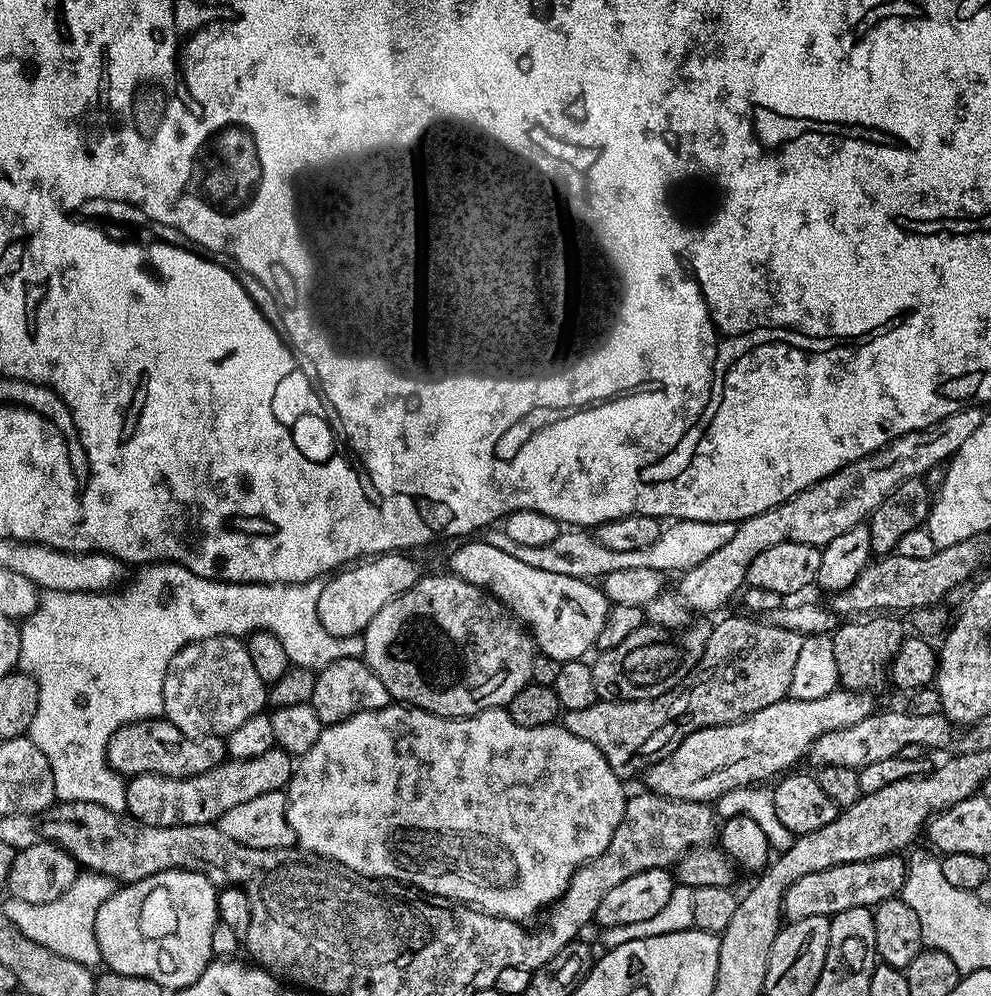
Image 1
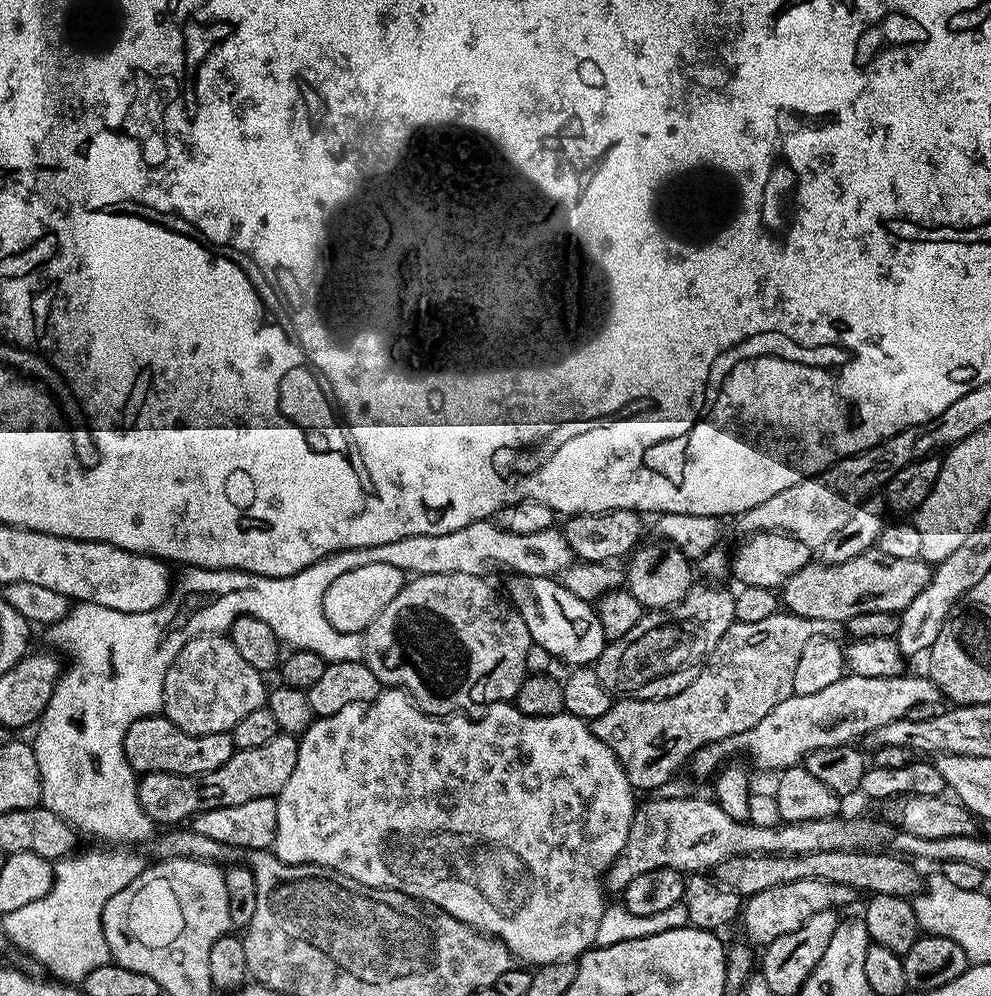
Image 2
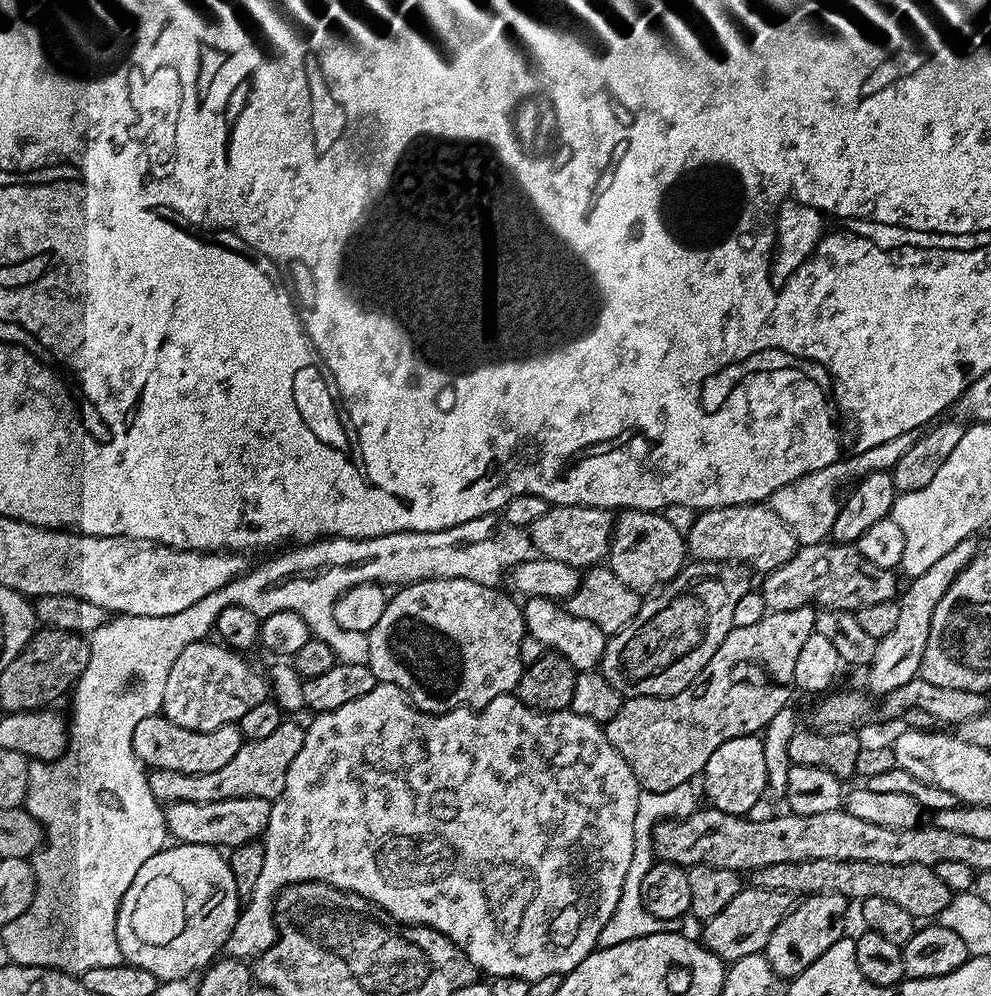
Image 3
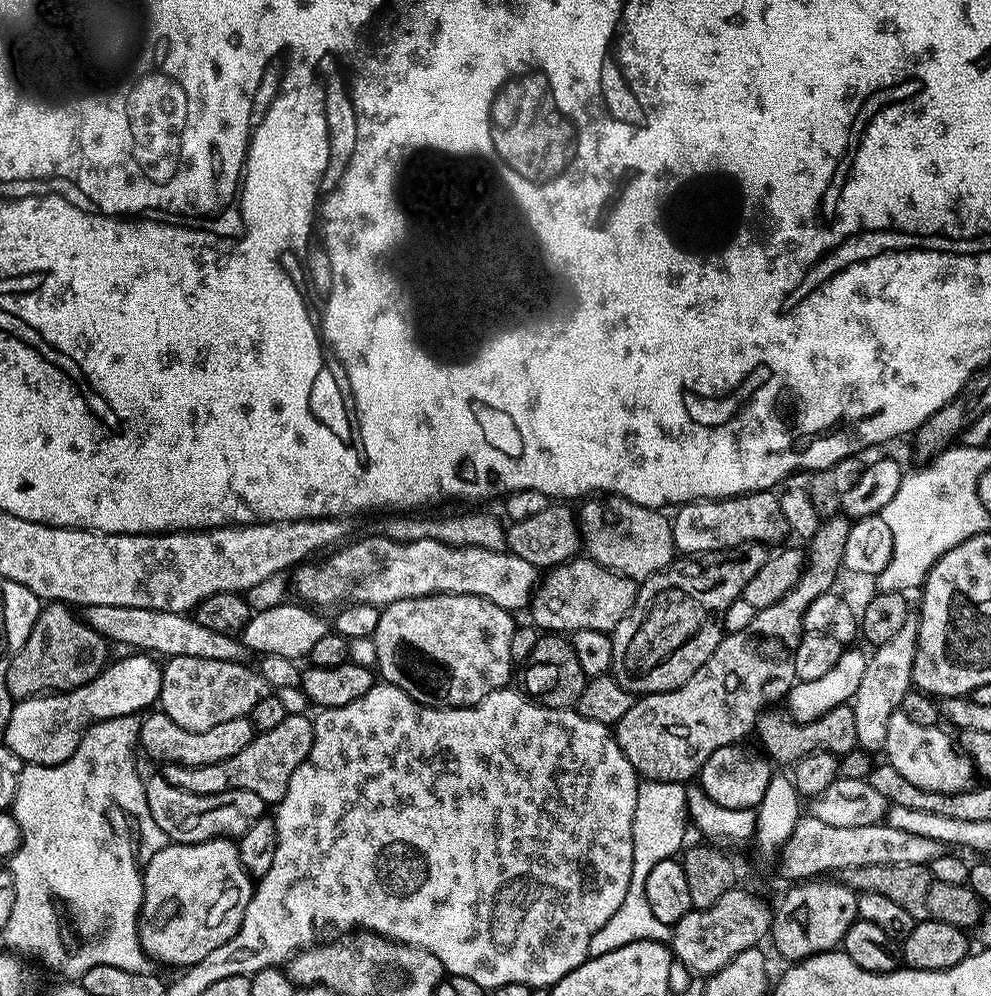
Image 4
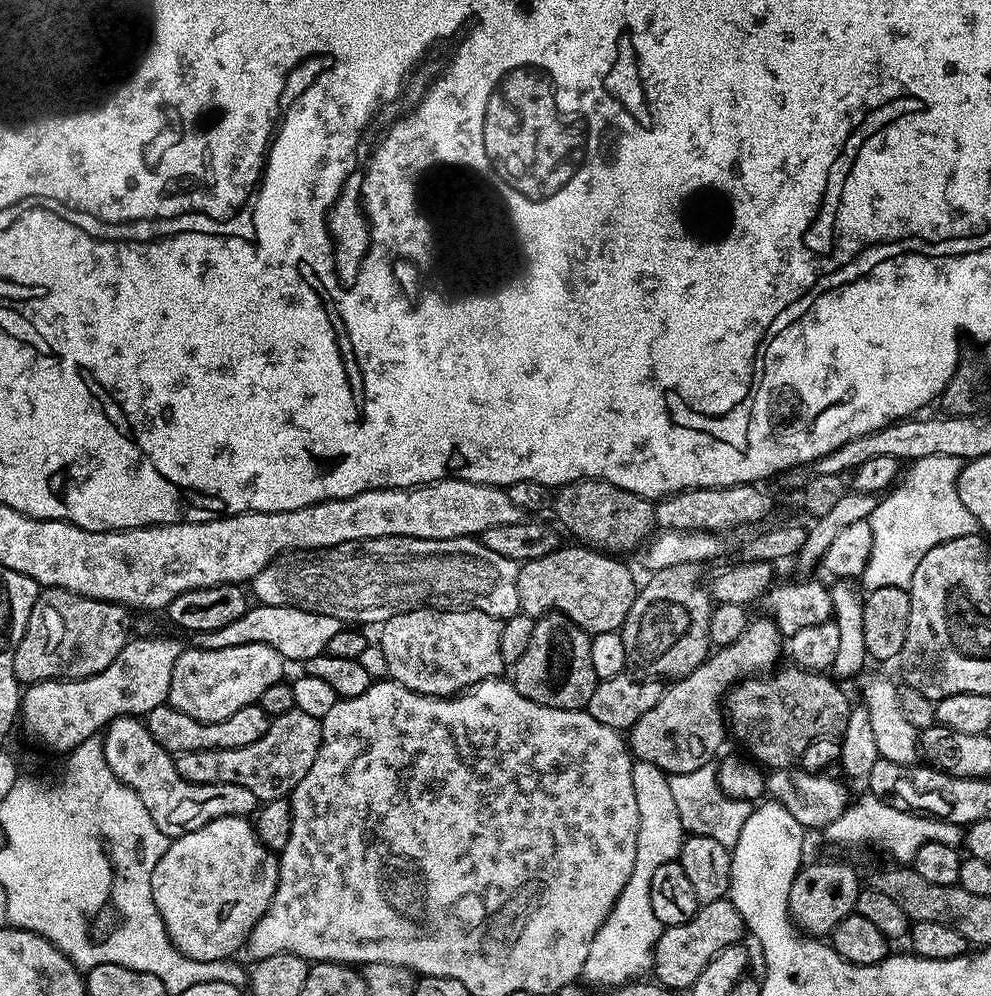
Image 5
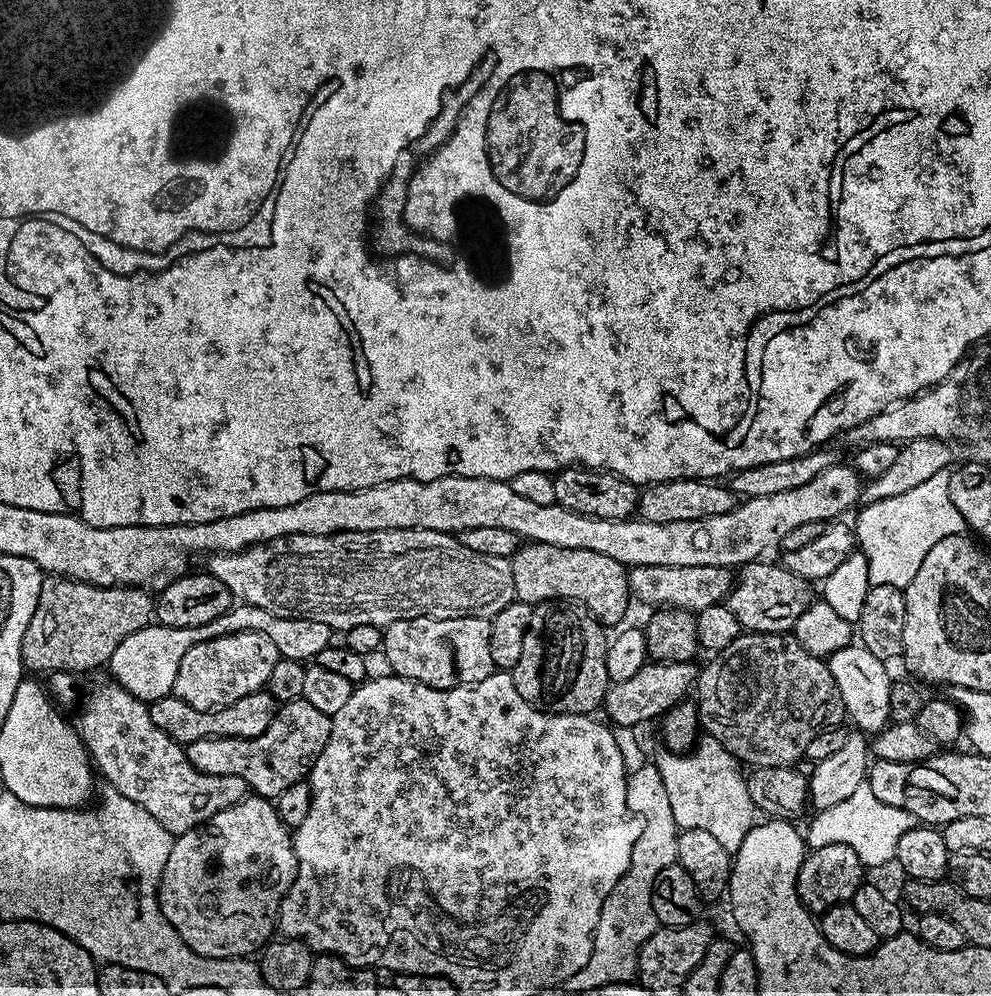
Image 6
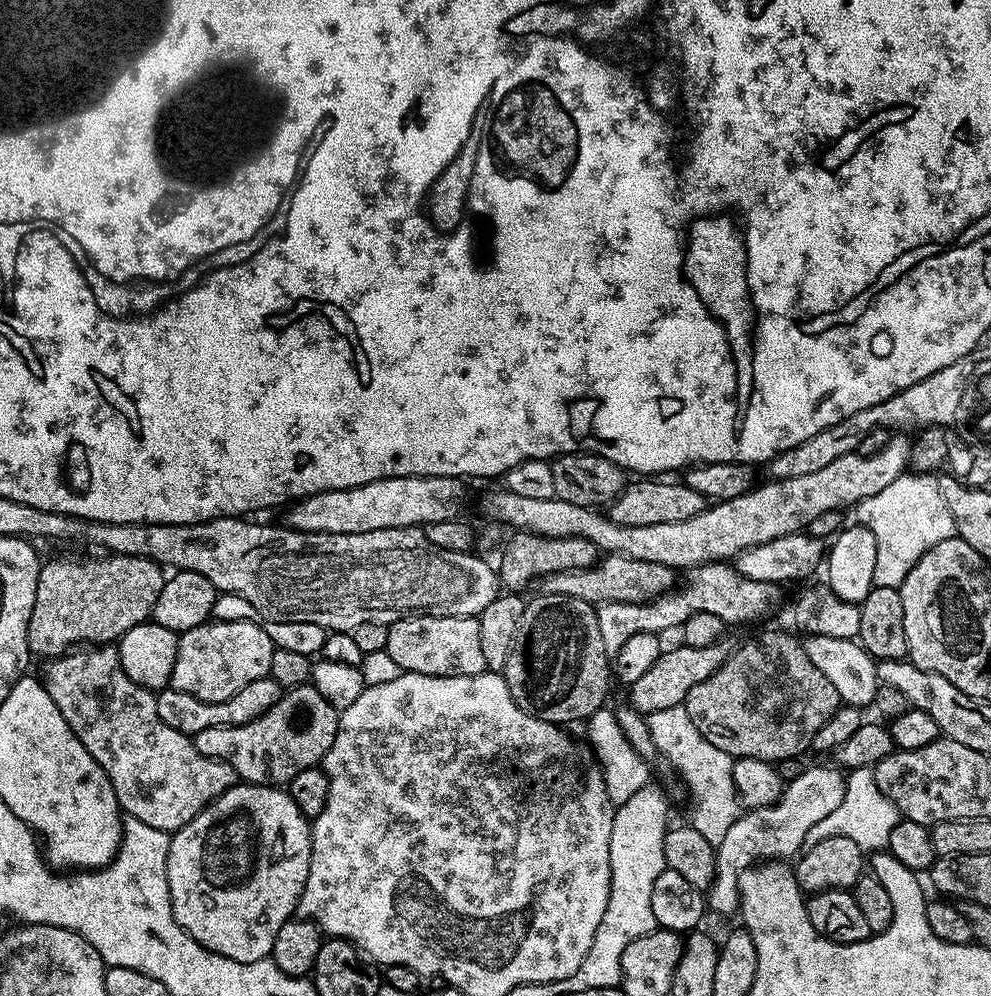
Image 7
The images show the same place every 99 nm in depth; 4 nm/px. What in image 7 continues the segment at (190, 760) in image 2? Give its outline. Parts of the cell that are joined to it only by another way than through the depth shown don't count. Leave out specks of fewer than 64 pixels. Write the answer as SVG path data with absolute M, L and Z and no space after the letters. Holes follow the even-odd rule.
M266 675L258 678L258 682L250 682L250 686L238 690L234 698L226 698L226 702L202 702L202 698L194 698L194 694L182 694L182 690L174 690L165 686L155 693L158 718L170 730L178 730L182 734L195 738L202 730L211 728L241 728L258 719L270 706L274 706L284 697L285 688L274 682L272 676Z

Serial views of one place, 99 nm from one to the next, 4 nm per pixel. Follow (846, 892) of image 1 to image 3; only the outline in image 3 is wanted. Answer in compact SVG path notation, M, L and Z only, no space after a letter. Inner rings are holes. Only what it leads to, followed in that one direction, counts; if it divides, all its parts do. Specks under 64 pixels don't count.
M755 886L741 887L740 892L724 910L703 921L702 943L705 948L709 948L715 956L725 962L737 960L746 954L763 952L764 947L770 942L770 934L774 934L774 928L792 911L793 907L794 900L789 893Z

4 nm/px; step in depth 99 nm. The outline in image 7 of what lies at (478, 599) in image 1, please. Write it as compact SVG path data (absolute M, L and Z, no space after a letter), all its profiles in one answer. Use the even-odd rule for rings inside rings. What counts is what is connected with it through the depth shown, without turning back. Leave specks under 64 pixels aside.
M404 616L388 625L387 652L405 672L431 676L473 676L485 671L480 621L474 616Z

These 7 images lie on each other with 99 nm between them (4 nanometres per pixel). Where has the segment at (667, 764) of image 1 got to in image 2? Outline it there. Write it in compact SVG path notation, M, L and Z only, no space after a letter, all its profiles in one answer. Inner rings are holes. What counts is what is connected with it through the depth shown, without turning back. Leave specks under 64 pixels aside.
M846 674L838 682L814 694L794 694L786 698L786 702L778 702L778 706L774 706L774 710L770 710L758 726L698 749L690 761L690 768L700 776L715 777L721 765L735 757L732 756L735 752L745 752L760 768L794 768L814 750L852 744L859 736L860 739L867 737L878 726L886 726L886 722L905 719L912 707L922 706L922 702L937 702L941 696L940 687L924 674L890 678L862 678Z

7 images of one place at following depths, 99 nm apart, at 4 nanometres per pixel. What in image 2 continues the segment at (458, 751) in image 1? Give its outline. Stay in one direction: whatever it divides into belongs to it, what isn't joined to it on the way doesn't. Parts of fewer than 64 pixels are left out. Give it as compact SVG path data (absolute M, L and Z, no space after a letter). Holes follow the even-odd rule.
M389 687L368 704L354 702L354 706L338 710L338 714L313 719L311 726L299 737L294 774L290 774L286 786L282 786L280 795L275 797L278 810L274 845L276 857L287 864L306 864L310 860L308 852L320 852L318 862L322 866L345 872L359 884L398 890L430 904L466 922L477 932L501 940L513 957L525 965L575 961L596 943L598 922L602 922L606 907L604 876L626 846L638 807L637 793L626 778L614 750L610 750L610 746L598 739L591 727L576 716L527 716L518 711L512 702L489 704L484 714L481 720L467 720L464 714L453 714L447 718L429 716L412 703L408 693Z

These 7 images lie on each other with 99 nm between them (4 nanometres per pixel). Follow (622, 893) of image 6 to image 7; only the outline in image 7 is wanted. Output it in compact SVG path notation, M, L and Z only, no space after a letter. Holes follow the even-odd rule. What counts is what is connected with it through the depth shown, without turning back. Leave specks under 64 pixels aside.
M649 782L629 800L616 808L614 830L610 834L610 908L612 920L628 920L628 941L656 931L650 893L658 874L665 870L663 838L670 829L668 800L656 782Z

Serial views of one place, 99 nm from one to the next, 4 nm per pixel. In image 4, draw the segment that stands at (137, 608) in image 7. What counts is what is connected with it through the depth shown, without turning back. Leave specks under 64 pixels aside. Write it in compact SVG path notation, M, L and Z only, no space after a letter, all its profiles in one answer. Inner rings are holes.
M52 602L41 607L38 618L30 630L30 638L12 656L10 666L6 670L6 686L13 701L25 700L31 696L42 696L50 692L73 692L78 686L88 684L109 663L109 641L104 639L98 630L94 630L79 615L76 616L71 607L63 602Z

